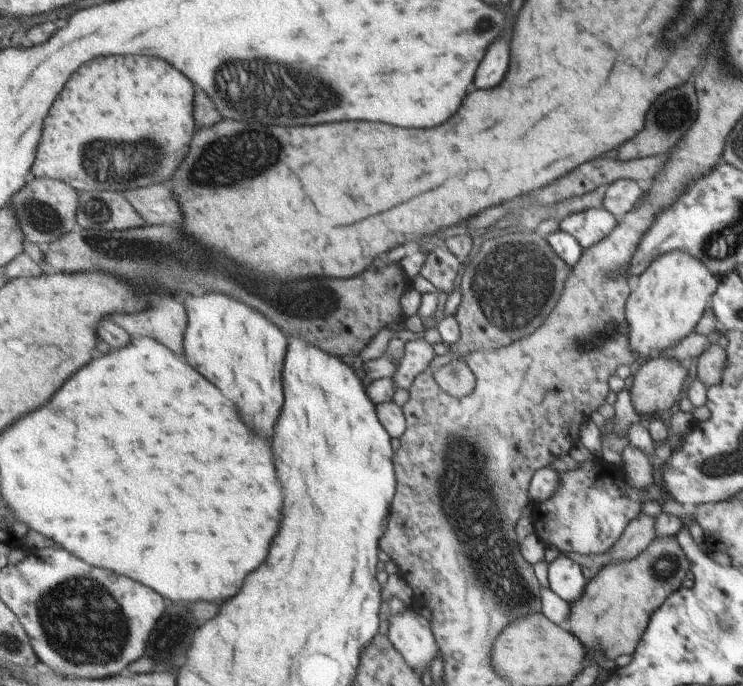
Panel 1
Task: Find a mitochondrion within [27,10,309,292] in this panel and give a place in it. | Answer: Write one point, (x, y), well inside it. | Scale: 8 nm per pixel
(223, 158)

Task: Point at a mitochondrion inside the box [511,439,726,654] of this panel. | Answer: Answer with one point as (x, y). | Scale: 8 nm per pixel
(668, 566)

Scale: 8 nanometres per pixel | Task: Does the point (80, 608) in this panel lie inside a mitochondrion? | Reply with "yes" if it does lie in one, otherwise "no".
yes

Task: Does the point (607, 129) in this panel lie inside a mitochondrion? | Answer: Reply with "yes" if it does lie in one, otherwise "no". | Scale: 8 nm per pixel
no

